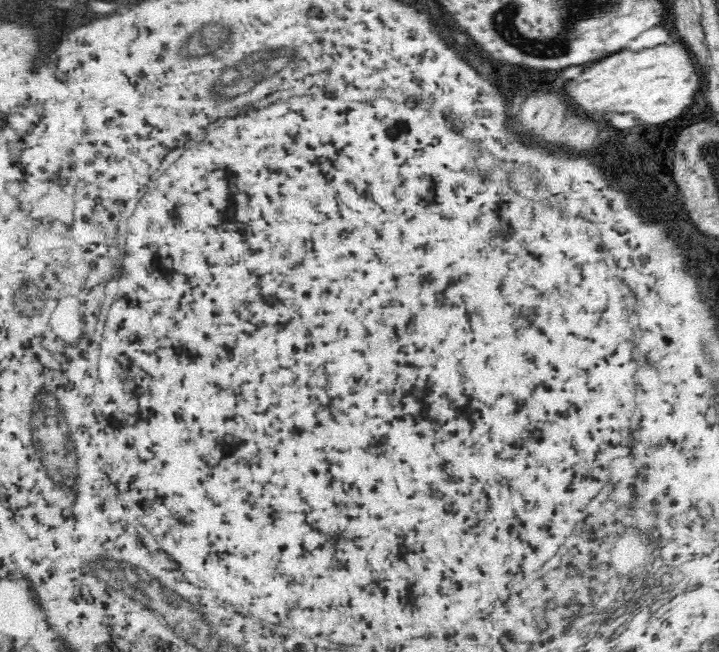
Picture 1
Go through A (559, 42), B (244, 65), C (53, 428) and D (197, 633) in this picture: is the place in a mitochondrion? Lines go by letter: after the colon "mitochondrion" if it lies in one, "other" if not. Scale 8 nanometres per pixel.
A: mitochondrion
B: mitochondrion
C: mitochondrion
D: mitochondrion

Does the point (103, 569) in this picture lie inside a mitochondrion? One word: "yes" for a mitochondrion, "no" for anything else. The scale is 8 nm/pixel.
yes

